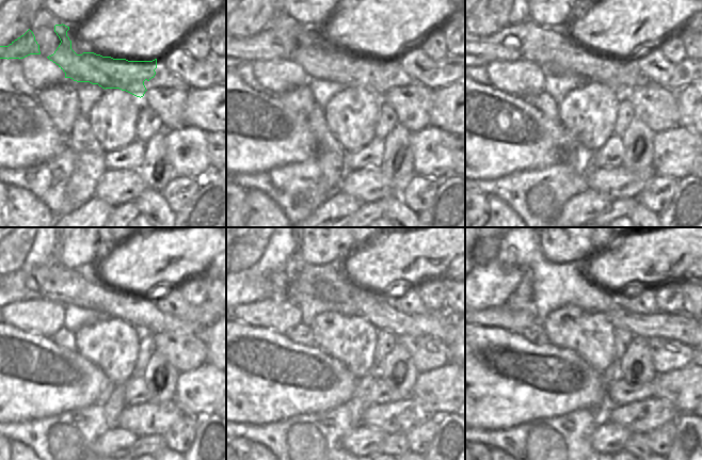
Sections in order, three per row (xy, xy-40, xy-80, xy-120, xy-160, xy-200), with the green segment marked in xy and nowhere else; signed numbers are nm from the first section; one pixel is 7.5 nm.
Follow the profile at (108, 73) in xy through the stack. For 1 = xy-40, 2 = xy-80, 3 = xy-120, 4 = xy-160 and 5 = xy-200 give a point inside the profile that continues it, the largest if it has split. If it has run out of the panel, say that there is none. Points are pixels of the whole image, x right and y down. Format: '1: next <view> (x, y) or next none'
1: next xy-40 (301, 45)
2: next xy-80 (551, 48)
3: next xy-120 (53, 282)
4: next xy-160 (375, 307)
5: next xy-200 (681, 327)

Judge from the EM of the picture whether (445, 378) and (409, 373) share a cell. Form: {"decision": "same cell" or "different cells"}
{"decision": "different cells"}

